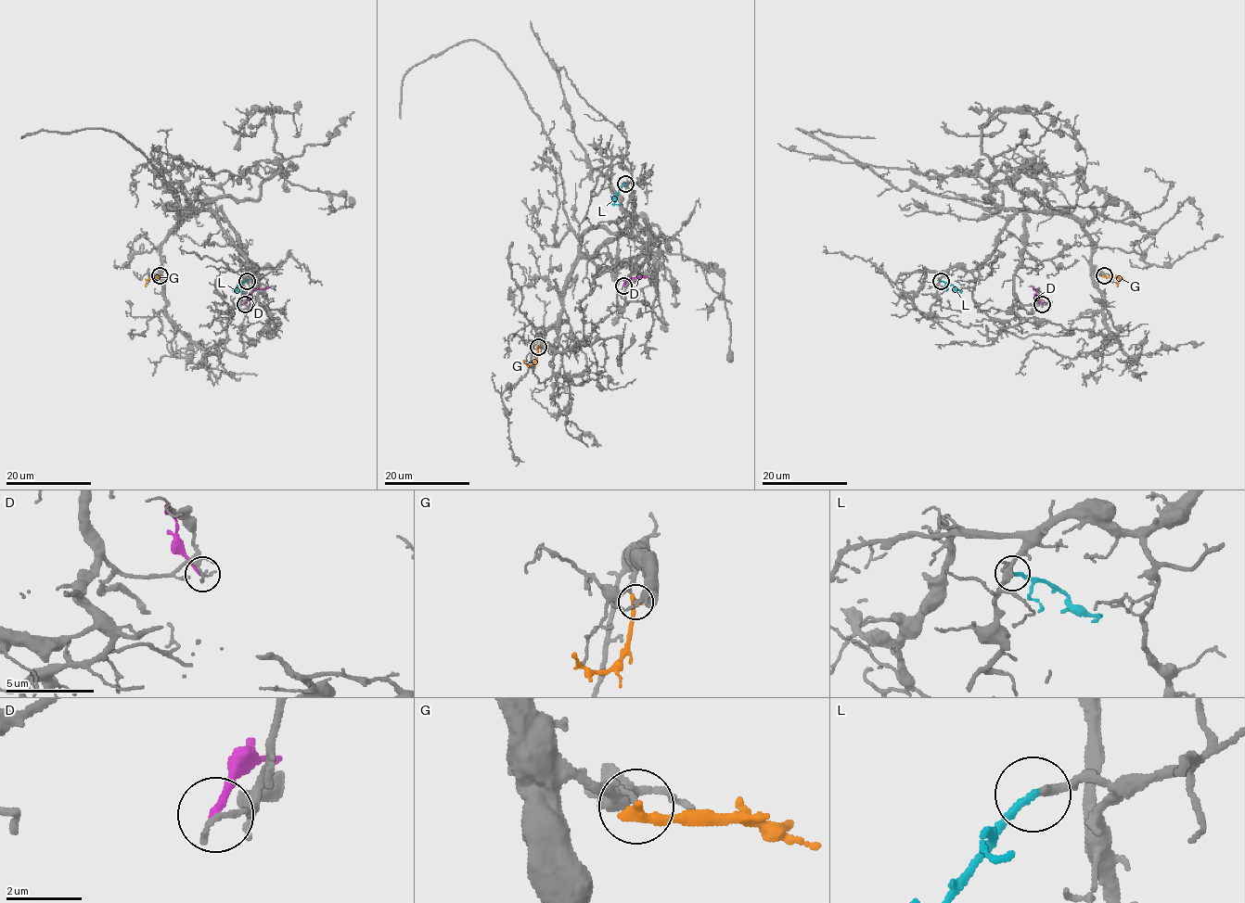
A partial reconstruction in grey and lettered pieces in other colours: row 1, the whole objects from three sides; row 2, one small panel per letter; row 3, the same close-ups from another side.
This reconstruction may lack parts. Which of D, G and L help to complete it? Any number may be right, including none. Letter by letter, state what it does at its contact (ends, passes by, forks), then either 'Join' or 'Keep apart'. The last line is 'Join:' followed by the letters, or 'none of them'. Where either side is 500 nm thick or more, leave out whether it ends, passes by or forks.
D: It ends there. Keep apart
G: It ends there. Keep apart
L: It ends there. Join
Join: L

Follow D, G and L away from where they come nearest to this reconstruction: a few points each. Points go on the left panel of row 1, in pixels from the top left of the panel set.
D: (246, 304), (254, 289), (269, 287)
G: (160, 275), (149, 278), (145, 286)
L: (247, 281), (237, 286), (236, 290), (242, 293)

